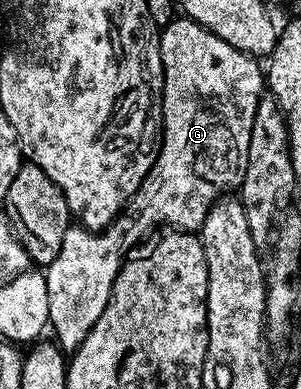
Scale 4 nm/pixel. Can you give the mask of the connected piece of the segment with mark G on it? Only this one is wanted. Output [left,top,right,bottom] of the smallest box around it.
[43,18,267,354]

